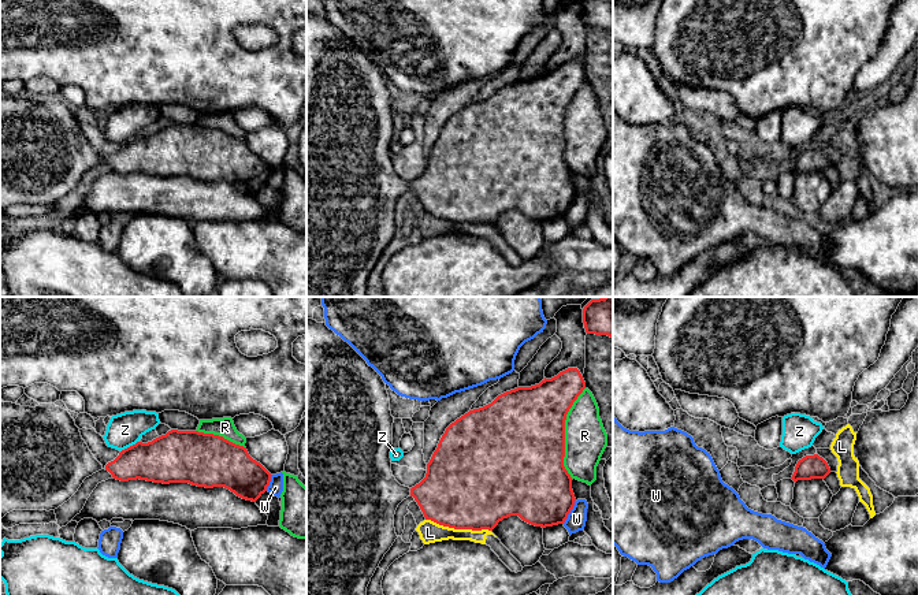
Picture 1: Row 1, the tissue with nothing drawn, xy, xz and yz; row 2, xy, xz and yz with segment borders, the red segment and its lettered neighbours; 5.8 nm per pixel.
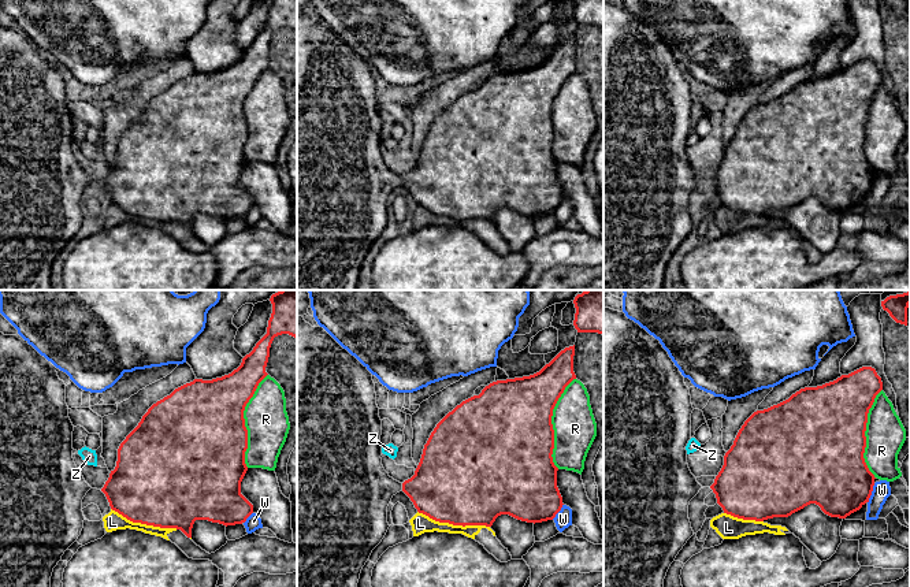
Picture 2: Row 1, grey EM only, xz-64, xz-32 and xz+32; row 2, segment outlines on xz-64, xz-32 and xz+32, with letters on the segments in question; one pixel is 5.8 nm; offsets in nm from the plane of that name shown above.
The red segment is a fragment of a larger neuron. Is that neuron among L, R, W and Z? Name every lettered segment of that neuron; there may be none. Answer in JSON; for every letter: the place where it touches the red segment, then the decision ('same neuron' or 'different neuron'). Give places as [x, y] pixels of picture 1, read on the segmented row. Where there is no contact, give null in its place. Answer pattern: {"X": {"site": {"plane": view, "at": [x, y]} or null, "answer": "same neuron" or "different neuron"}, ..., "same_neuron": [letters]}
{"L": {"site": {"plane": "xz", "at": [458, 528]}, "answer": "different neuron"}, "R": {"site": {"plane": "xz", "at": [564, 434]}, "answer": "different neuron"}, "W": {"site": {"plane": "xz", "at": [569, 512]}, "answer": "different neuron"}, "Z": {"site": {"plane": "xy", "at": [130, 446]}, "answer": "different neuron"}, "same_neuron": []}

